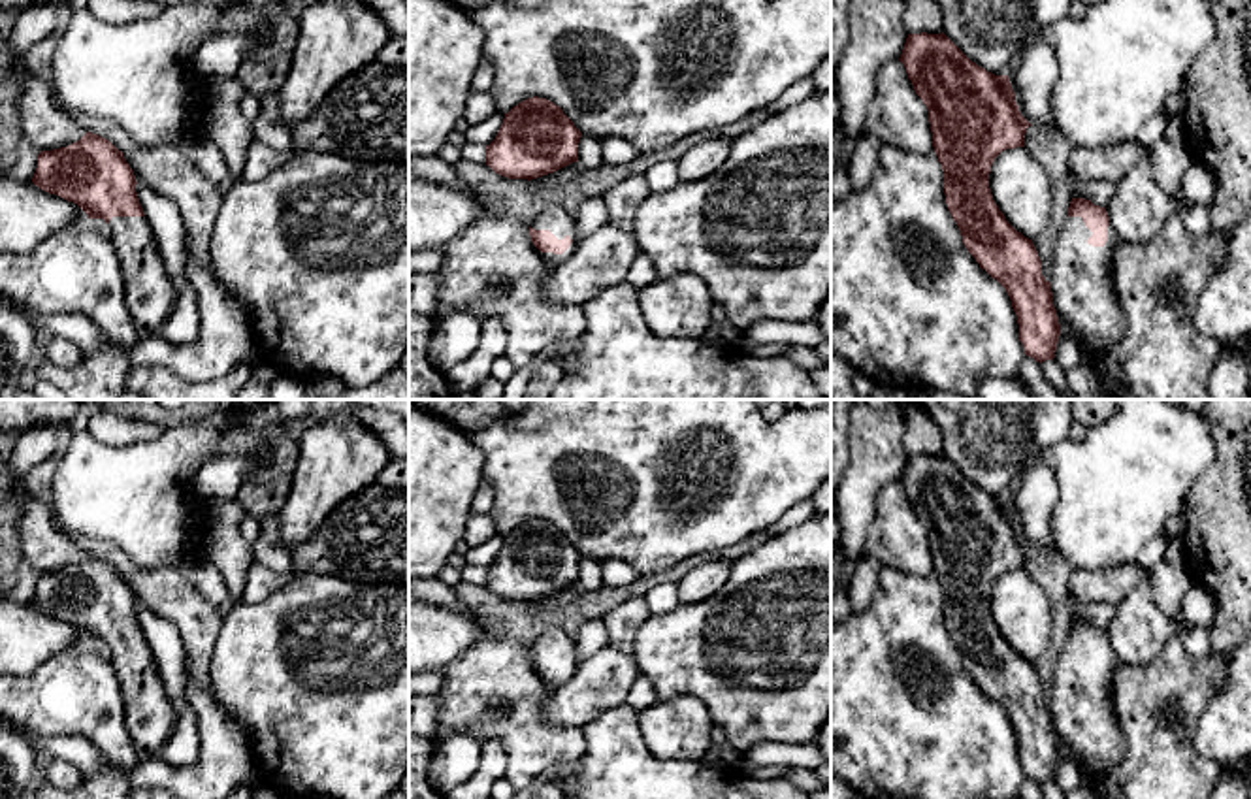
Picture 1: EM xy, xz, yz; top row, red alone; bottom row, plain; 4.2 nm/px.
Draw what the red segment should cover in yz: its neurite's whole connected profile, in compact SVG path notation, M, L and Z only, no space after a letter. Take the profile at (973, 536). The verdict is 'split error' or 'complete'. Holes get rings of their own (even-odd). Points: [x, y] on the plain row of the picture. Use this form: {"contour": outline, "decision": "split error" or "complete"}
{"contour": "M944 454L908 456L899 482L929 531L948 631L968 675L1006 710L1025 776L1040 786L1053 782L1063 746L1070 748L1089 771L1115 767L1125 758L1127 746L1112 709L1112 680L1119 661L1106 629L1072 620L1048 703L1032 661L1017 654L993 622L989 595L995 580L1006 571L1025 569L1027 550L1032 548L1019 533L1010 499L995 497L972 484Z", "decision": "split error"}

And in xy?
{"contour": "M87 554L79 563L41 573L32 605L77 626L89 641L109 646L124 703L124 724L139 761L160 758L175 726L149 643L136 614L136 597L109 562Z", "decision": "split error"}

